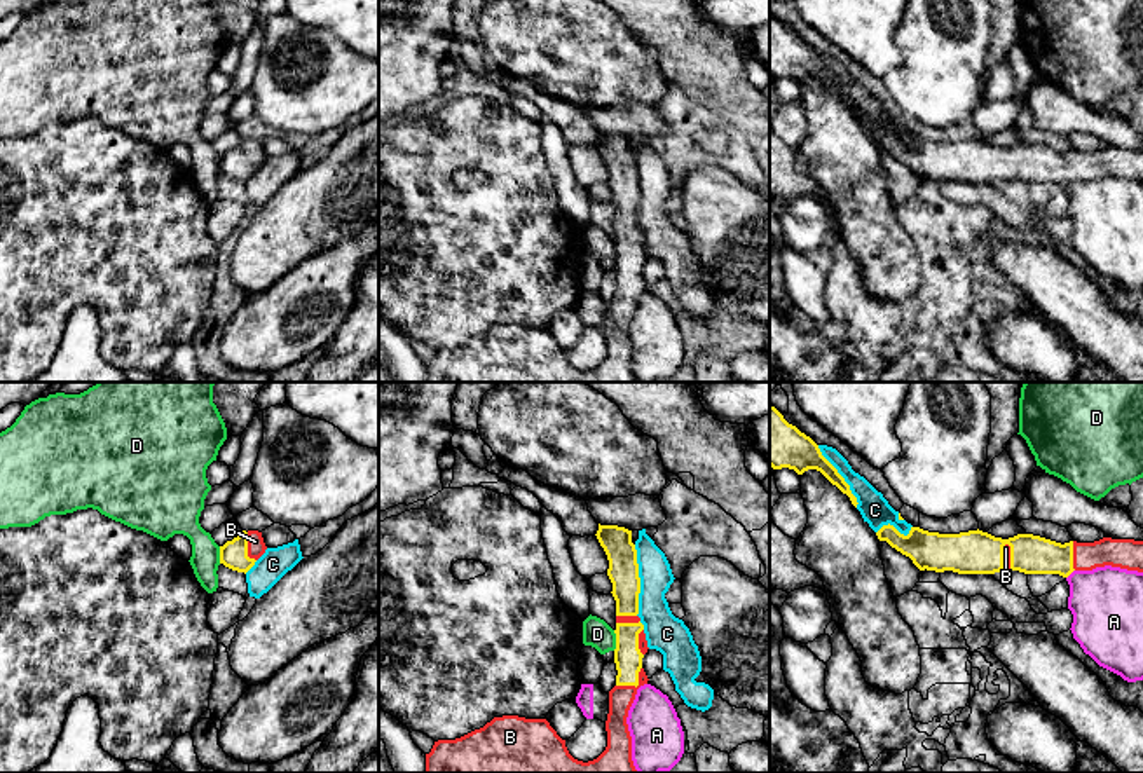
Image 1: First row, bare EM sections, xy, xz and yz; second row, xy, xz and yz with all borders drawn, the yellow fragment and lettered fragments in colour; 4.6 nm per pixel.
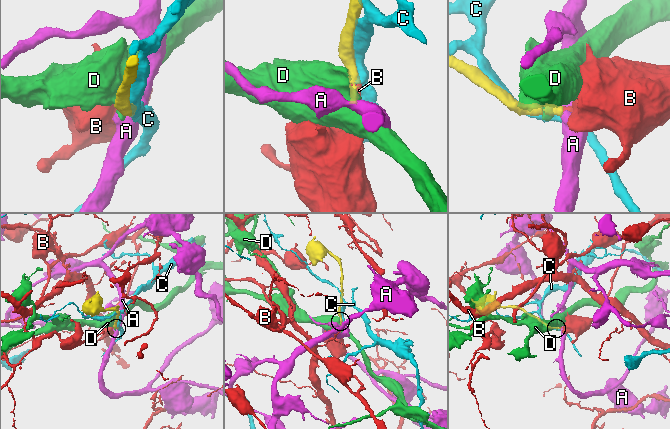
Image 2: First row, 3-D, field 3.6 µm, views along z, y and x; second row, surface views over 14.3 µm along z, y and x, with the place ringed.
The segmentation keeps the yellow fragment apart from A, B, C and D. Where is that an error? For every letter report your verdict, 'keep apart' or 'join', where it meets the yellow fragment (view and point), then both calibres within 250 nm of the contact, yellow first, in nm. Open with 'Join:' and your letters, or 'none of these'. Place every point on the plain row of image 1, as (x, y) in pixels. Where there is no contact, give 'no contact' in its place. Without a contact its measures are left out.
Join: B
A: keep apart; meets yellow in yz at (1070, 182); 180 nm thick on the yellow side, 340 nm on the other
B: join; meets yellow in xz at (636, 295); 130 nm thick on the yellow side, 110 nm on the other
C: keep apart; meets yellow in xz at (639, 189); 140 nm thick on the yellow side, 170 nm on the other
D: keep apart; meets yellow in xz at (616, 250); 130 nm thick on the yellow side, 130 nm on the other

